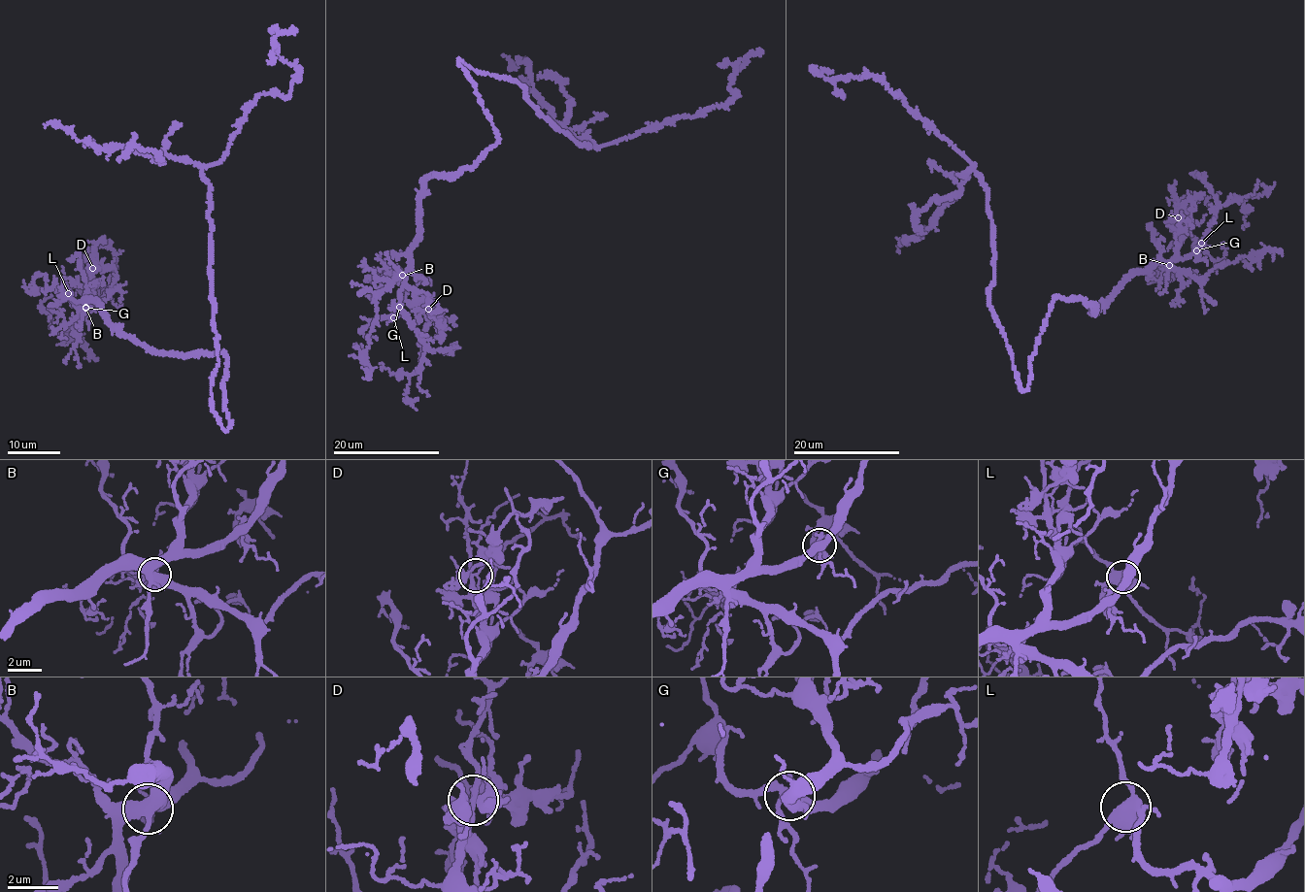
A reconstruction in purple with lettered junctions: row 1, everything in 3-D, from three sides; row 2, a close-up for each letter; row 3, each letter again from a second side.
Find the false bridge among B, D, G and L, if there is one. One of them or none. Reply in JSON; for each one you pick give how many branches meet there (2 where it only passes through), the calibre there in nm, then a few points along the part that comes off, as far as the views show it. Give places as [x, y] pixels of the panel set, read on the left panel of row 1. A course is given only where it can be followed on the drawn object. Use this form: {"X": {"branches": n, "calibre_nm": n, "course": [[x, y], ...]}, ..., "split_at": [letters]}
{"D": {"branches": 4, "calibre_nm": 190, "course": [[92, 268], [94, 266], [82, 257], [83, 261]]}, "split_at": ["D"]}

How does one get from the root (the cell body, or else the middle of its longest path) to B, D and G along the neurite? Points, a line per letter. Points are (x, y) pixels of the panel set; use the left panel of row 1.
B: (223, 428), (230, 423), (222, 383), (226, 354), (158, 354), (119, 332), (100, 306), (87, 301), (85, 307)
D: (223, 428), (226, 354), (158, 354), (130, 340), (86, 302), (92, 268)
G: (223, 428), (230, 423), (222, 383), (226, 354), (158, 354), (119, 332), (100, 306), (87, 301), (85, 308)

